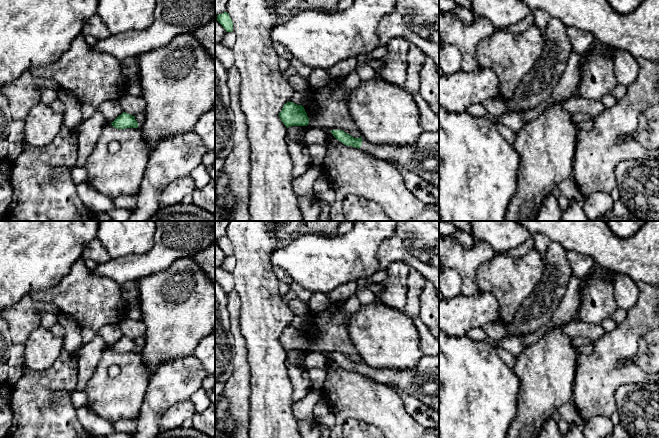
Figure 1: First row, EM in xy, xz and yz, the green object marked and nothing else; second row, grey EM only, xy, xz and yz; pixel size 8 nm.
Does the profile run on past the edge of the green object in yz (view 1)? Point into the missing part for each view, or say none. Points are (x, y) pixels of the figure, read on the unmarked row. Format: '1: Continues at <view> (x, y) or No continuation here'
1: Continues at yz (588, 349)

